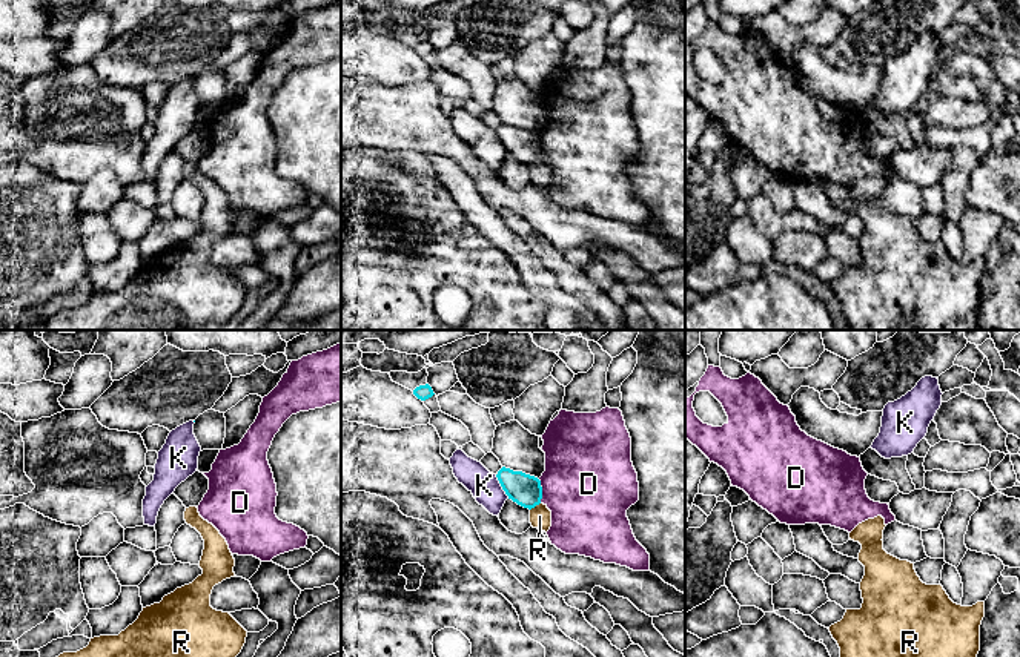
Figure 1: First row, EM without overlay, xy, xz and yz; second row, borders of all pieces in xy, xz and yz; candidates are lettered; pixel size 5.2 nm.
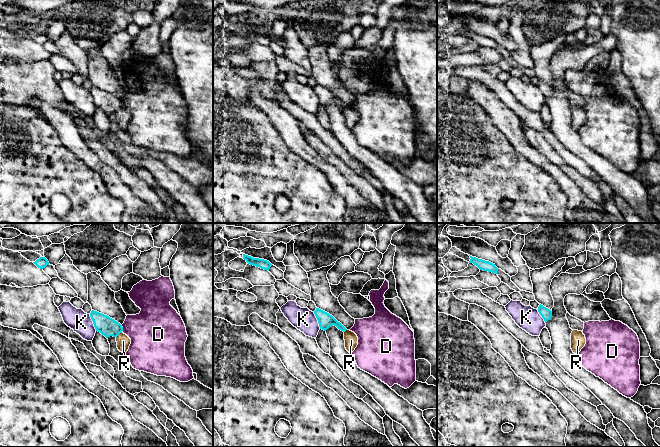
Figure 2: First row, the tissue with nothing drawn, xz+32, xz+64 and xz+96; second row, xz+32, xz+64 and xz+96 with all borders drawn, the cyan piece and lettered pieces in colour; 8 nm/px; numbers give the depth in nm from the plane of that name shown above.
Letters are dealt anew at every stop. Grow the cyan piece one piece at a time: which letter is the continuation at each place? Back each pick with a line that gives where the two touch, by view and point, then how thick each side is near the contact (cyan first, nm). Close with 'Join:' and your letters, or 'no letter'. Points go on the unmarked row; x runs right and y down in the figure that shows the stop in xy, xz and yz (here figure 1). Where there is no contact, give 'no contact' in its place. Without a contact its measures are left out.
Join: no letter

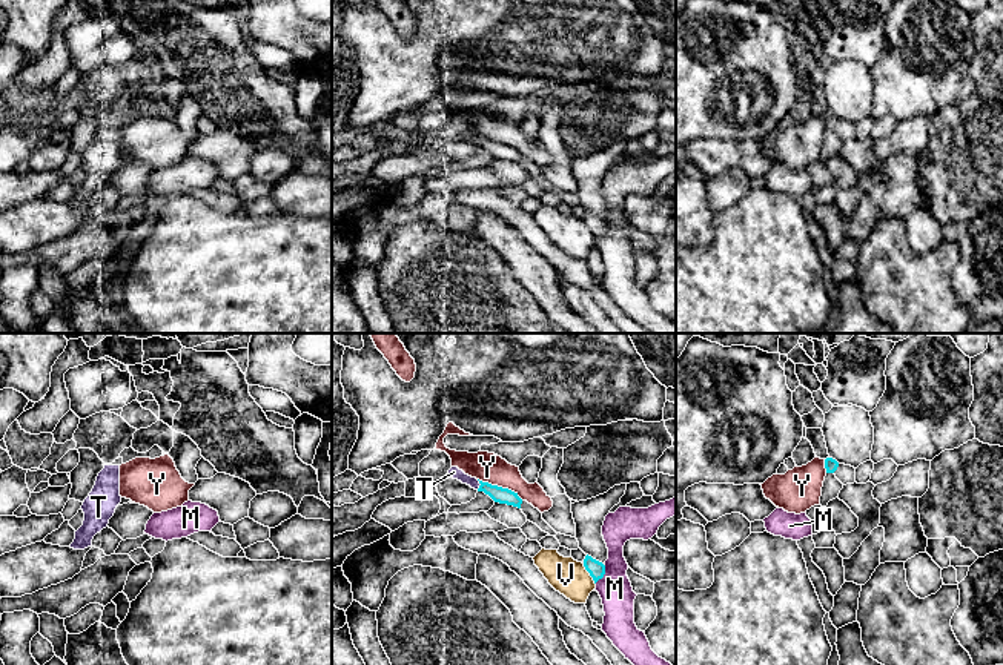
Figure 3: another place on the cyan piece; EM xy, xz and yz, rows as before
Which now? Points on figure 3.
T: xz (479, 138) | 80/60 nm
Join: T

